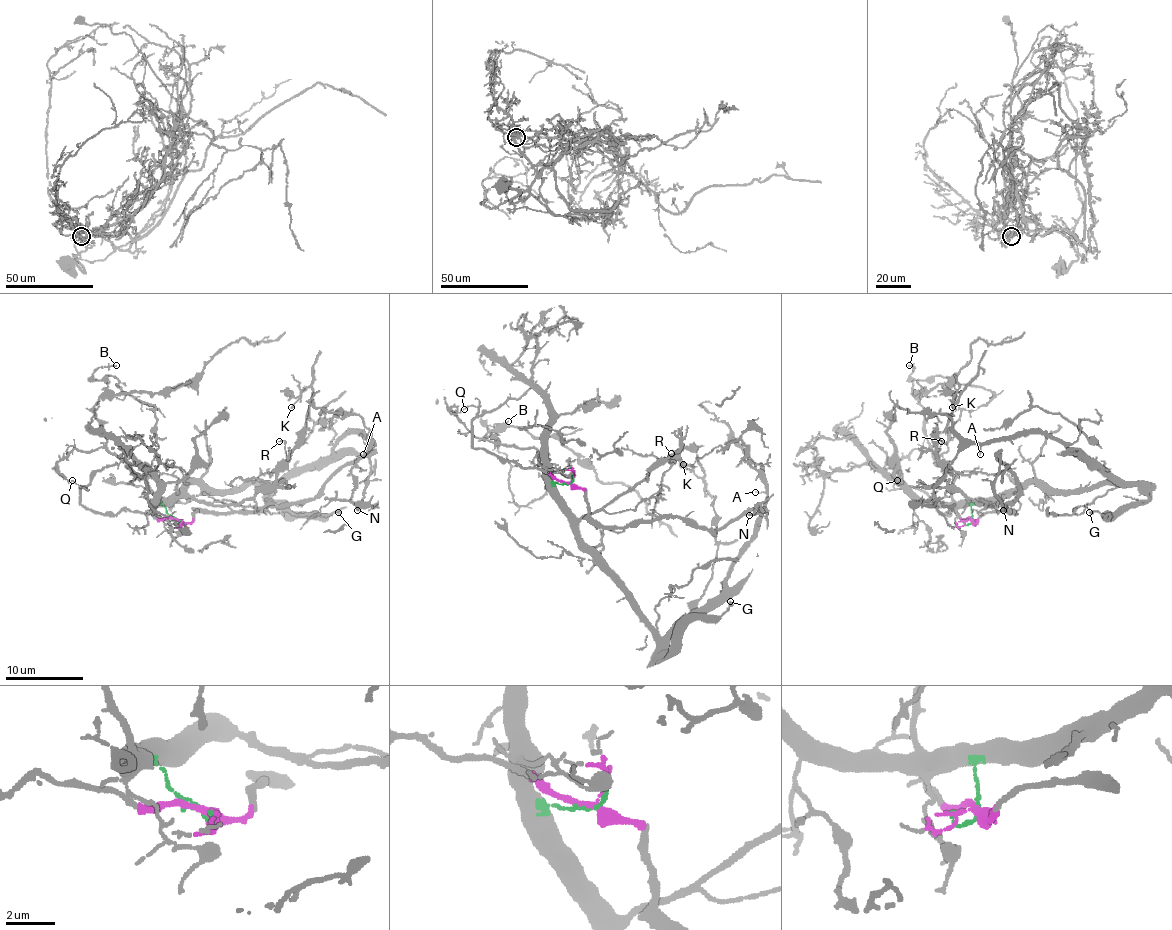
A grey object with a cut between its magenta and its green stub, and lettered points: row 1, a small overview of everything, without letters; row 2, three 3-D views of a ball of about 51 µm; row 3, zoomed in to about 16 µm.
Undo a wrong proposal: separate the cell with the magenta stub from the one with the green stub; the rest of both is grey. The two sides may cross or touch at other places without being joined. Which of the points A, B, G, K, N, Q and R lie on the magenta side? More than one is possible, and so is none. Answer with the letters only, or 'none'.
N, Q

